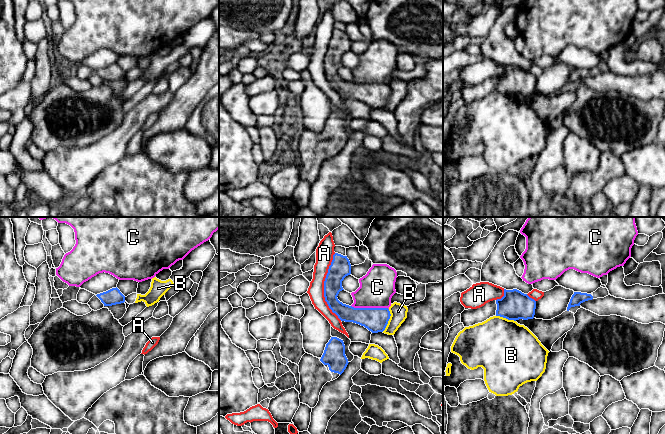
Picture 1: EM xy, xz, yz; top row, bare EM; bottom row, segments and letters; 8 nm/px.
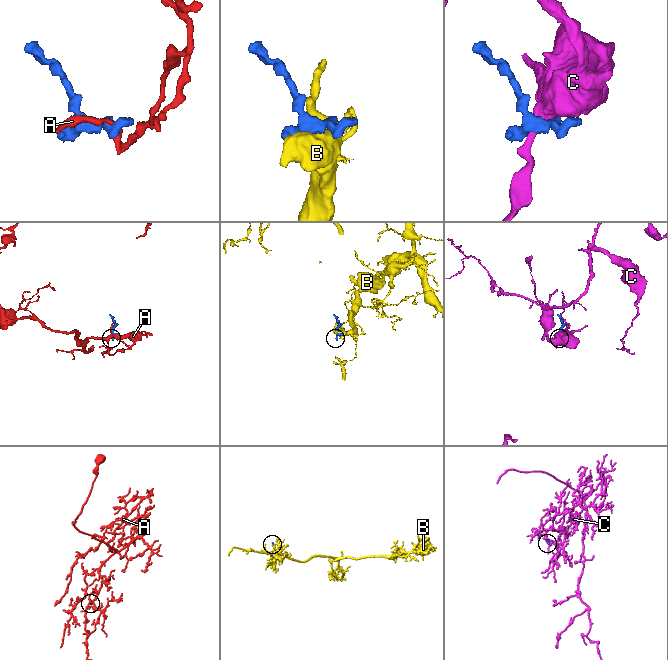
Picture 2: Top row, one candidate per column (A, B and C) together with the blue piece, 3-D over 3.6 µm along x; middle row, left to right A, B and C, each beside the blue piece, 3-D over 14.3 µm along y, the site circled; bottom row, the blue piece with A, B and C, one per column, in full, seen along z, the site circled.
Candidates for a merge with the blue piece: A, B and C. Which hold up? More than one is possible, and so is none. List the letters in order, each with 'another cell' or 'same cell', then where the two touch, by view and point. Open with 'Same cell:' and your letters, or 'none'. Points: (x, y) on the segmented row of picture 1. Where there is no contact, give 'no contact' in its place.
Same cell: none
A: another cell | xz (324, 287)
B: another cell | xz (388, 320)
C: another cell | xz (370, 308)

